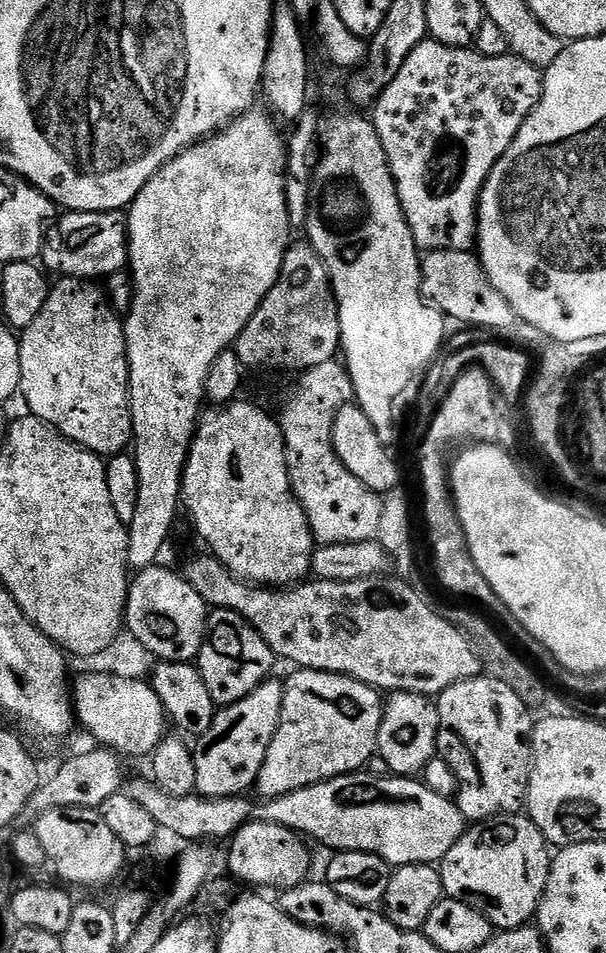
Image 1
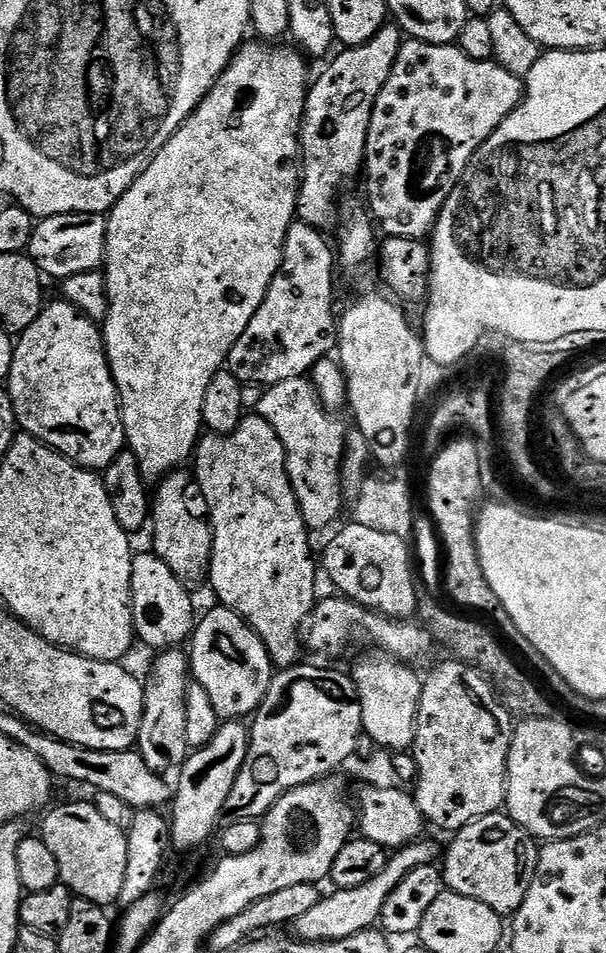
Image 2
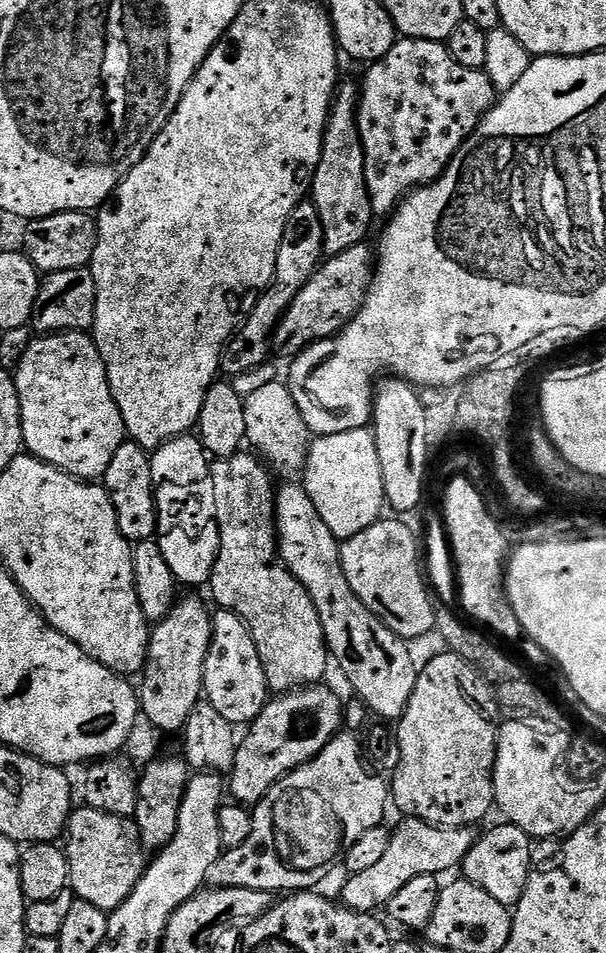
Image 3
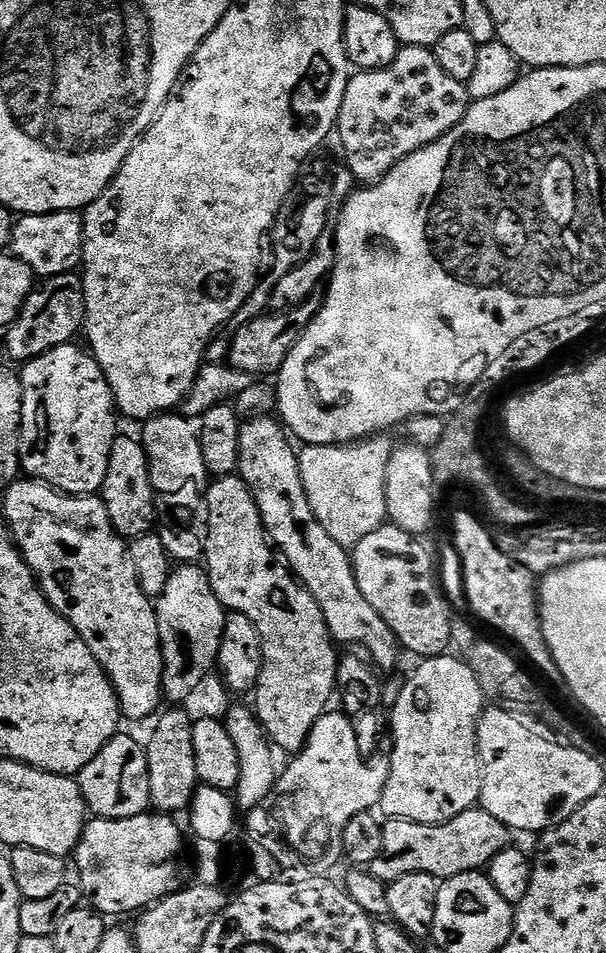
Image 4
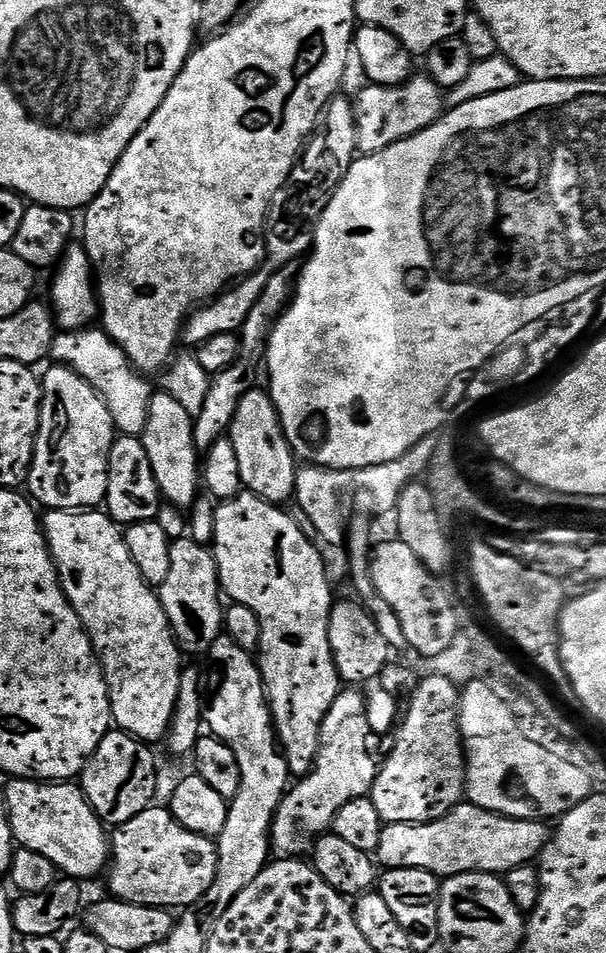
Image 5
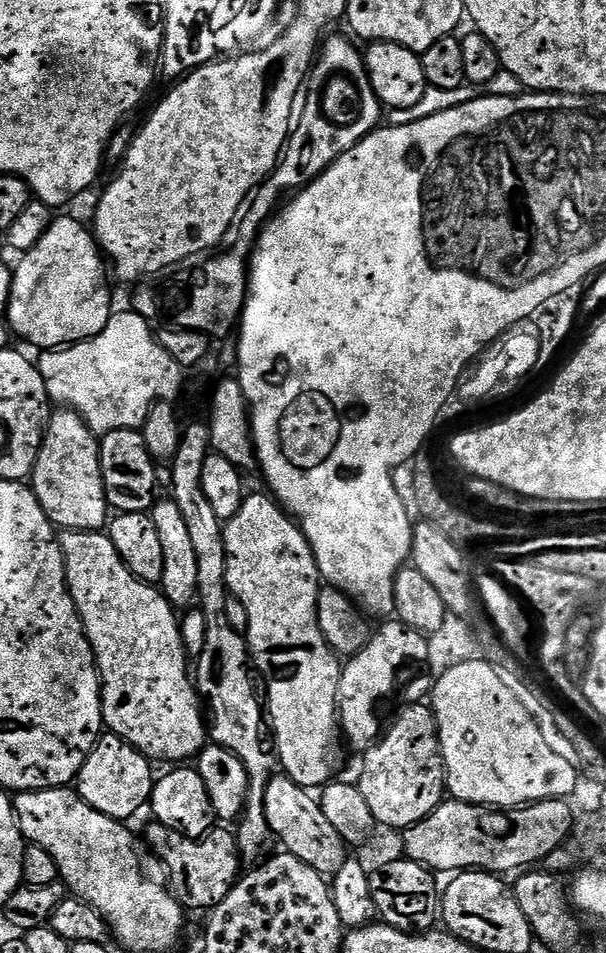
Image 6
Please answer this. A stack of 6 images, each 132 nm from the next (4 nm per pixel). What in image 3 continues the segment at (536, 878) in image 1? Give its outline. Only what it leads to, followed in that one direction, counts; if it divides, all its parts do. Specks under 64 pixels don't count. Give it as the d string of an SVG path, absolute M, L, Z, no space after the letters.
M502 822L500 826L482 832L474 846L468 852L462 865L462 874L472 884L486 890L492 898L502 902L505 907L513 907L525 892L529 880L529 870L532 858L531 837L513 824Z

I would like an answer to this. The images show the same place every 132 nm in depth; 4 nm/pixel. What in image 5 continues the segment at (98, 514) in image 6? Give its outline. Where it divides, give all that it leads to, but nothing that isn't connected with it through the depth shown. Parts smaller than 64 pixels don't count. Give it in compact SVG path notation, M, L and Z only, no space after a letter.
M52 366L48 373L43 373L40 382L40 429L26 481L26 488L32 491L31 499L44 510L78 512L99 509L108 499L108 455L113 439L112 415L104 400L72 368Z

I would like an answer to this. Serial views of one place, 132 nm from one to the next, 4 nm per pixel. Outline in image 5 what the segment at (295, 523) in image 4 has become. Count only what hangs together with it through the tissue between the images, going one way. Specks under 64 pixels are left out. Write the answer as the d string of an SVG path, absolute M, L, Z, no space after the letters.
M250 391L244 395L242 402L238 402L238 410L232 419L230 439L238 454L238 470L247 491L277 506L283 505L283 500L293 499L298 461L292 454L284 431L280 429L280 415L276 413L272 397L267 391Z

